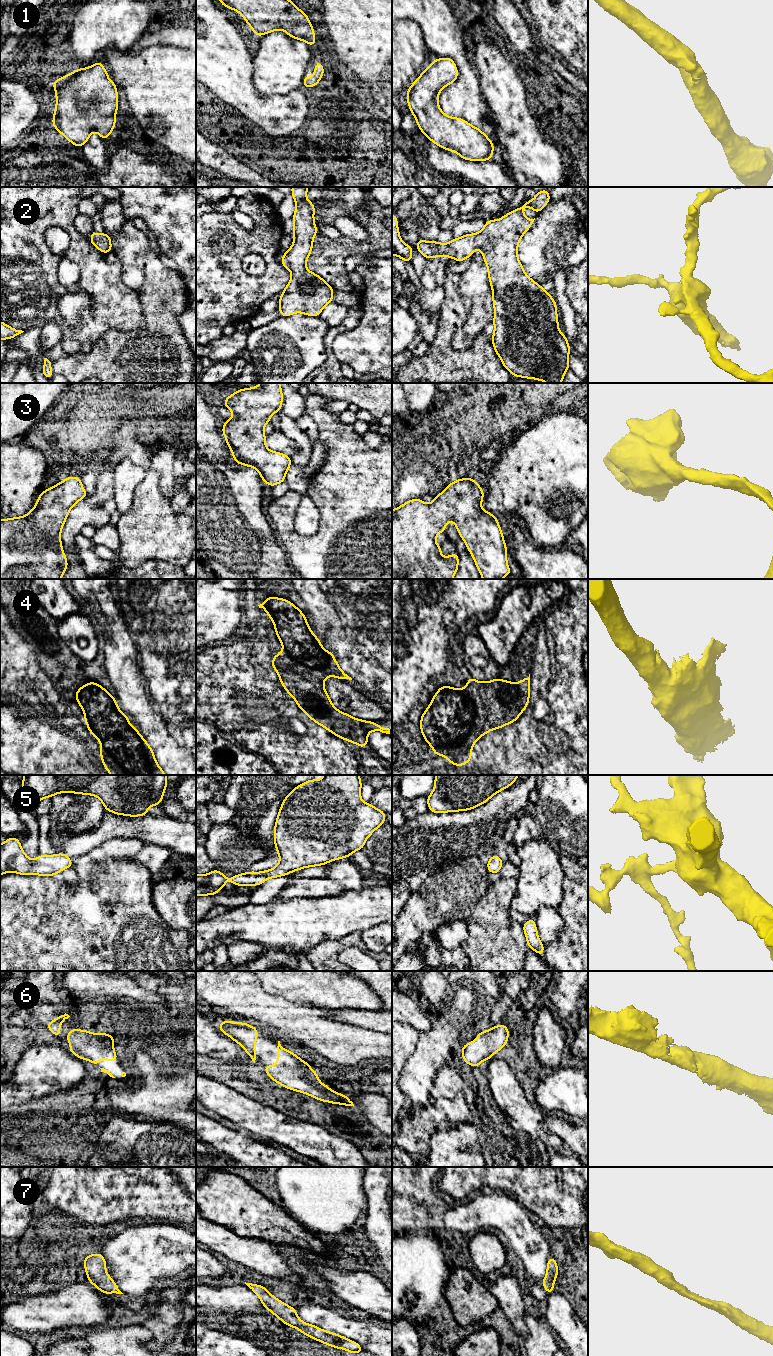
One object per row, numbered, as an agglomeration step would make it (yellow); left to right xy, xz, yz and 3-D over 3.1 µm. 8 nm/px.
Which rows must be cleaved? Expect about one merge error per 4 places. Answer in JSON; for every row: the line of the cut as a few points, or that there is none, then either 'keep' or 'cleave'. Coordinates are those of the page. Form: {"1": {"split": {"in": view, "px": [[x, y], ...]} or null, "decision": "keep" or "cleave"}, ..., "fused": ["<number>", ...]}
{"1": {"split": null, "decision": "keep"}, "2": {"split": null, "decision": "keep"}, "3": {"split": null, "decision": "keep"}, "4": {"split": null, "decision": "keep"}, "5": {"split": null, "decision": "keep"}, "6": {"split": null, "decision": "keep"}, "7": {"split": null, "decision": "keep"}, "fused": []}

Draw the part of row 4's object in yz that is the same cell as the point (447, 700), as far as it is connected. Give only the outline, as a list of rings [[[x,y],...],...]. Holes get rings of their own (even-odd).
[[[530,674],[519,683],[503,681],[500,677],[478,682],[470,676],[467,686],[461,690],[443,685],[421,716],[423,738],[433,748],[435,756],[443,755],[454,766],[463,766],[472,759],[472,746],[481,736],[518,719],[528,706],[529,695]]]

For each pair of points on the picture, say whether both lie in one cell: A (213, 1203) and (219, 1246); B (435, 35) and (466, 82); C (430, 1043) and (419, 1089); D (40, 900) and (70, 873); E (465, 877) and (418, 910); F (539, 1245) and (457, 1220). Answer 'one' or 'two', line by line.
A: two
B: one
C: one
D: two
E: one
F: one

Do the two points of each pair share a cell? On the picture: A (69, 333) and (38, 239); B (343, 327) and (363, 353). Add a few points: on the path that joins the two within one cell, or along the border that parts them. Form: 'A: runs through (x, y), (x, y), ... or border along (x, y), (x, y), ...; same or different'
A: runs through (49, 310), (38, 291), (38, 262); same
B: border along (362, 314), (352, 329), (335, 338), (333, 351); different

